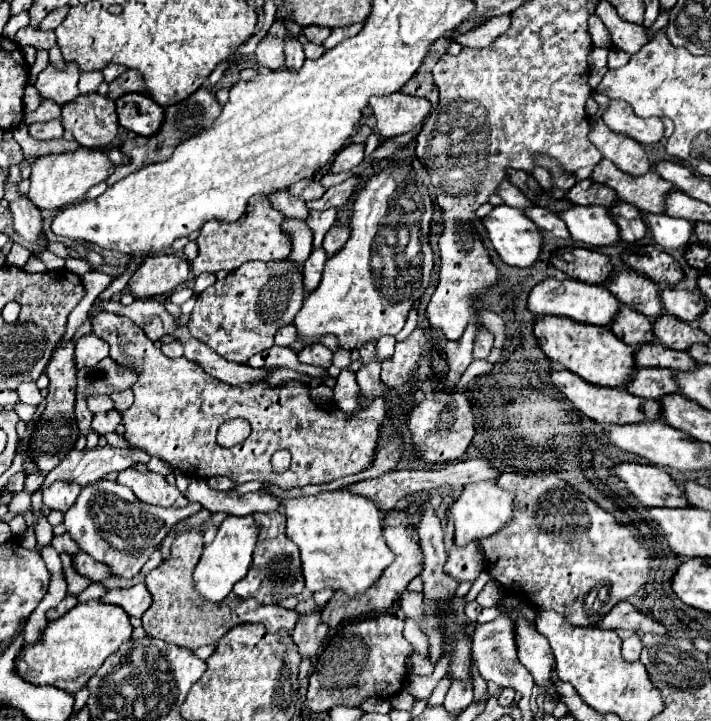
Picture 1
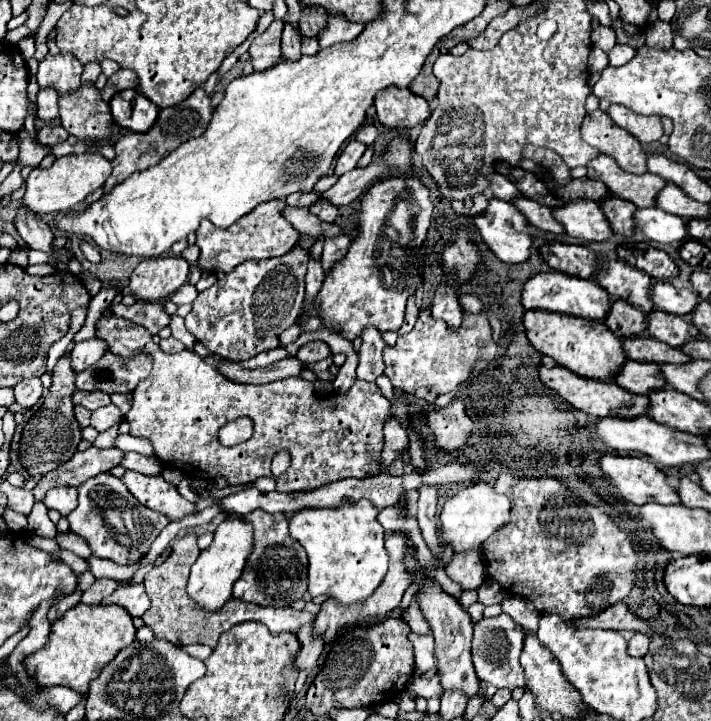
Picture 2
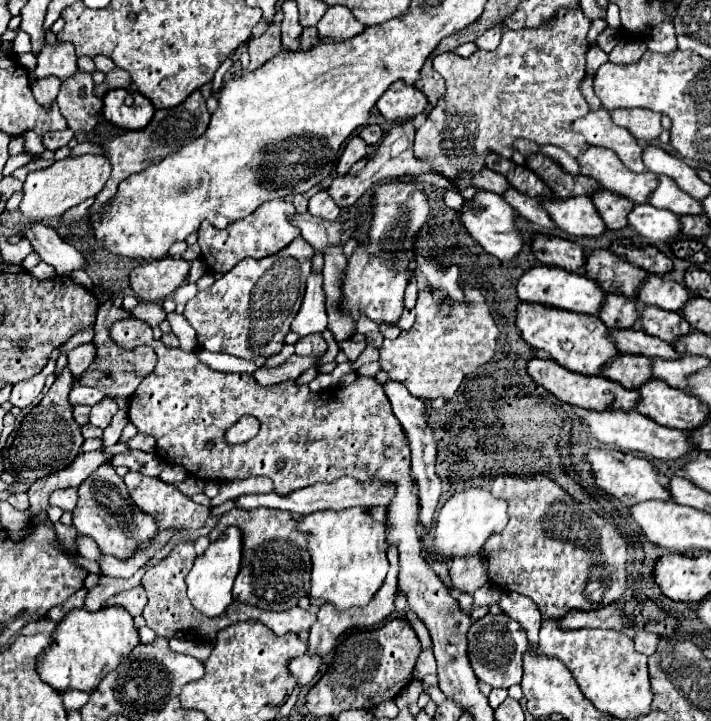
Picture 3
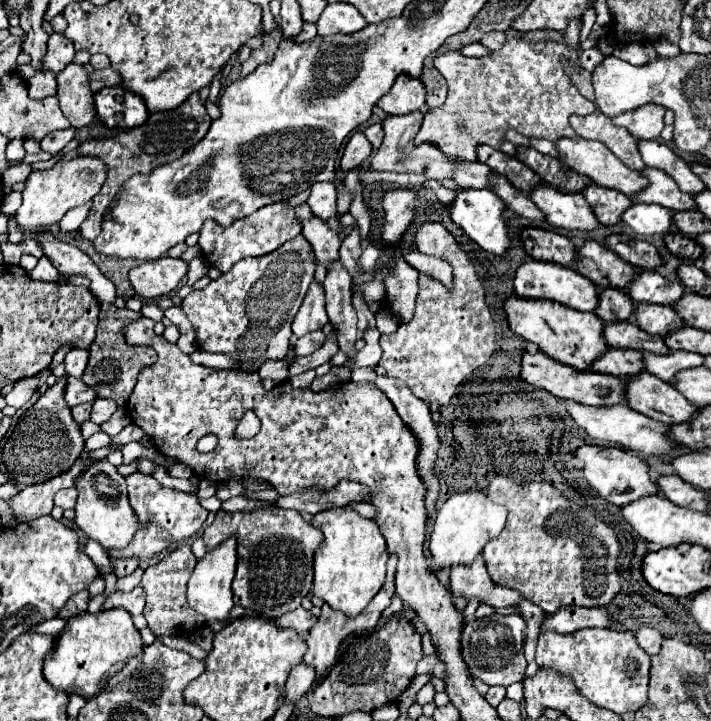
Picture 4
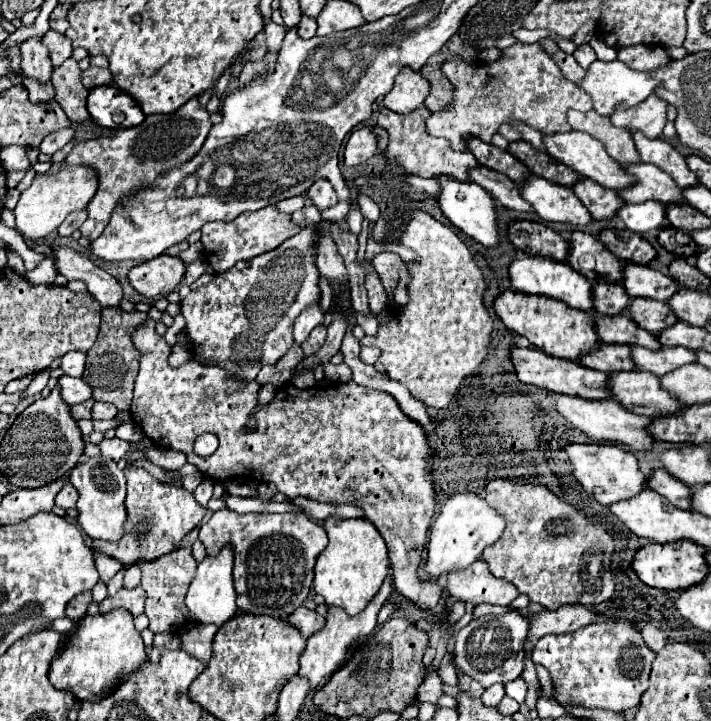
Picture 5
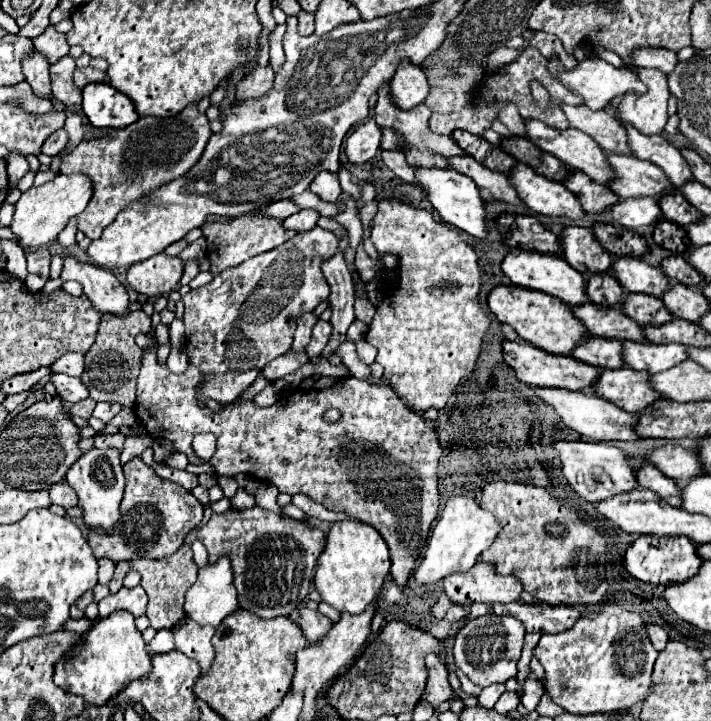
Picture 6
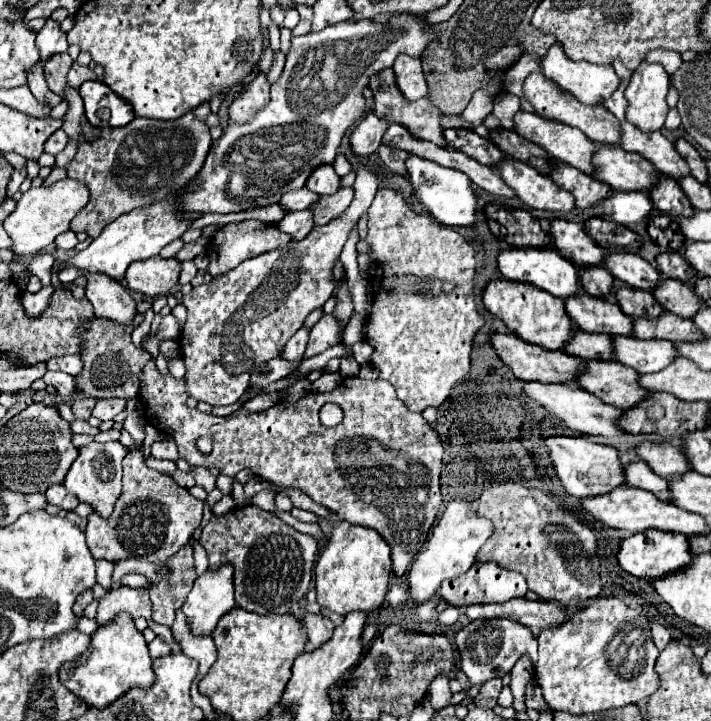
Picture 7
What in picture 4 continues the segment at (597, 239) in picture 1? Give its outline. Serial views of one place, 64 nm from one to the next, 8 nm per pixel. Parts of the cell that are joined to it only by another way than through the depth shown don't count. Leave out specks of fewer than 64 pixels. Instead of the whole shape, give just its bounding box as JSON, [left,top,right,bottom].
[528,182,600,230]

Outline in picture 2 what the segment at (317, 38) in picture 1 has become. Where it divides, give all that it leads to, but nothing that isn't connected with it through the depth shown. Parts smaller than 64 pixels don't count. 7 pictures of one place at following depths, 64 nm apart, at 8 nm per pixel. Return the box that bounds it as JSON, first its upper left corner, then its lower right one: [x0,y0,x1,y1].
[298,4,326,36]

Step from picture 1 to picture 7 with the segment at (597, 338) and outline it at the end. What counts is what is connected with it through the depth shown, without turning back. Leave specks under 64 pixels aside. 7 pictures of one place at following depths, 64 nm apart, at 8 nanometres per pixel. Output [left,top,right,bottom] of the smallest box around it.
[482,280,576,350]

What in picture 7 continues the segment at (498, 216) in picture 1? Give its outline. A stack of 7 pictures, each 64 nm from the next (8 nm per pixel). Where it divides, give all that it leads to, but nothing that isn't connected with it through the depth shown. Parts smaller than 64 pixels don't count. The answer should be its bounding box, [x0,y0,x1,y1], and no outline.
[406,154,476,226]

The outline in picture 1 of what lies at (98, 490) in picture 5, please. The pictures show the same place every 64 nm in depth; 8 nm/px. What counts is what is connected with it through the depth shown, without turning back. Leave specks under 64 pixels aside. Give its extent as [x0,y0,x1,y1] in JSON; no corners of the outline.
[64,480,202,578]

